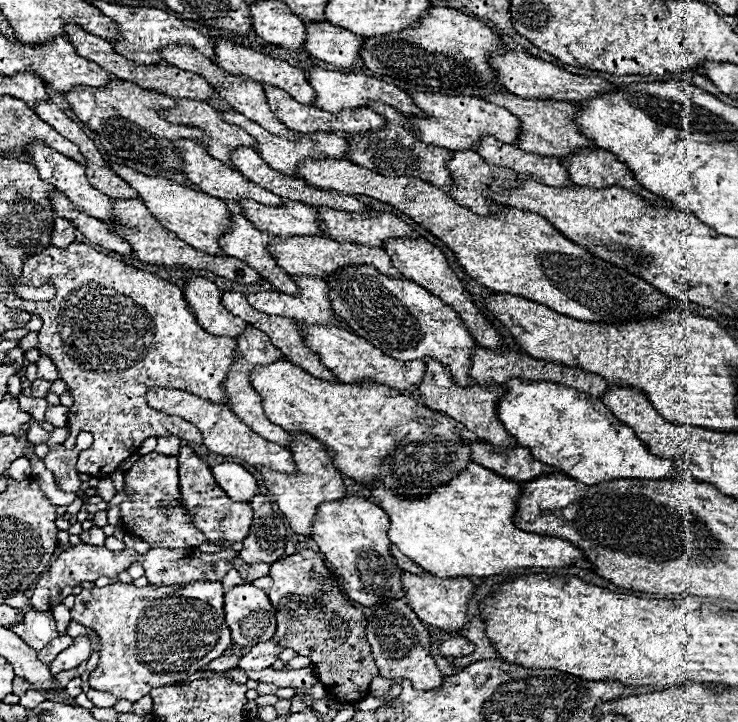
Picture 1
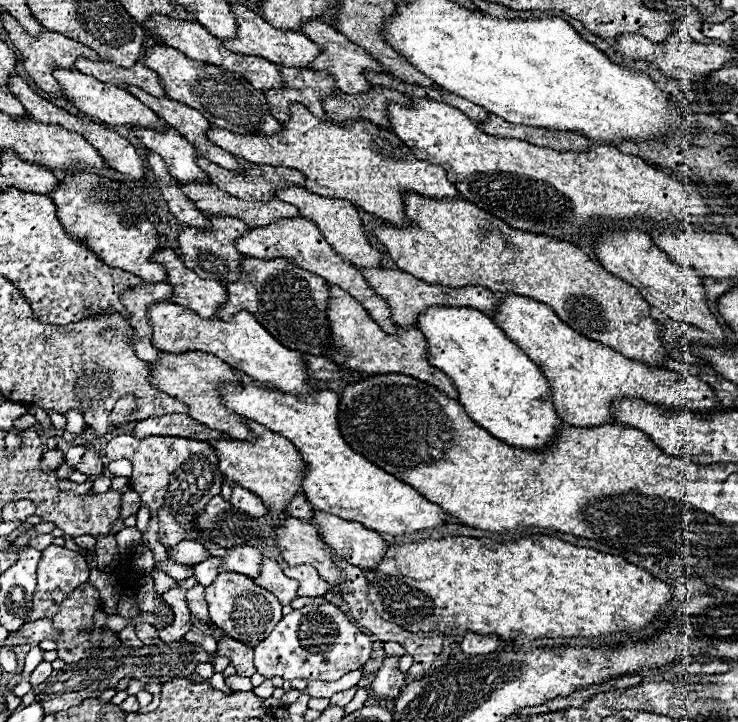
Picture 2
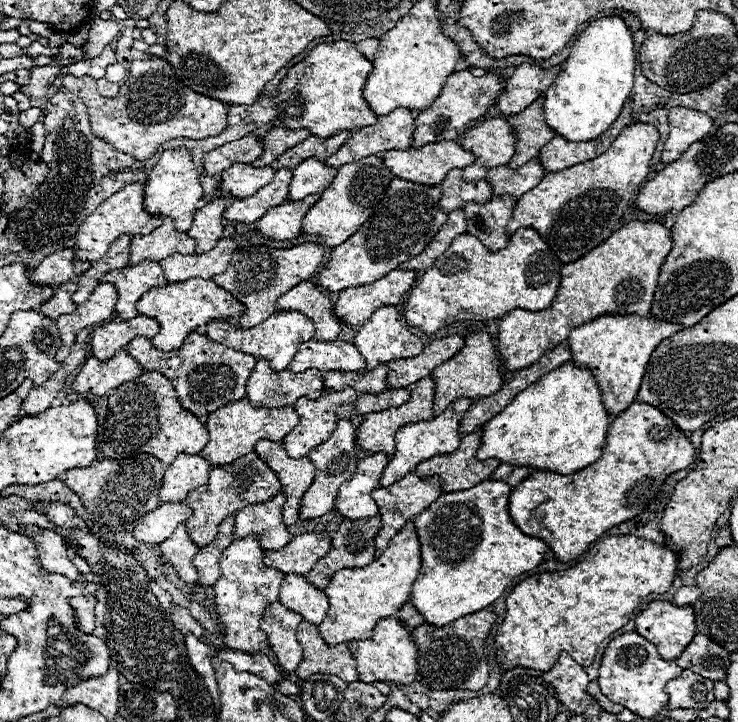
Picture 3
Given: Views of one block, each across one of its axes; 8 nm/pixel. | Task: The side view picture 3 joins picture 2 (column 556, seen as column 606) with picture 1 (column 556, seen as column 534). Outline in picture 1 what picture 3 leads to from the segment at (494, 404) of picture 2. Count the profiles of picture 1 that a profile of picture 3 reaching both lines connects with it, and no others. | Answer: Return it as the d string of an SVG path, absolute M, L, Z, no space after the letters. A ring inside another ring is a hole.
M512 378L504 388L506 396L498 402L500 422L516 438L518 446L528 448L542 464L550 464L582 484L600 484L624 478L662 480L676 476L674 464L652 456L634 432L614 418L600 398L546 380L524 382Z

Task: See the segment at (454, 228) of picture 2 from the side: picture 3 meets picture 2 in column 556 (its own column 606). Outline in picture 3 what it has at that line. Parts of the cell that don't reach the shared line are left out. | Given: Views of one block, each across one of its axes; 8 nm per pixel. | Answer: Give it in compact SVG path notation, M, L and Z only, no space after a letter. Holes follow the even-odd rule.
M628 222L596 250L562 268L560 288L546 310L510 310L498 322L498 352L508 370L532 366L544 352L560 346L570 330L602 314L648 316L658 284L658 270L670 252L670 230L658 222Z

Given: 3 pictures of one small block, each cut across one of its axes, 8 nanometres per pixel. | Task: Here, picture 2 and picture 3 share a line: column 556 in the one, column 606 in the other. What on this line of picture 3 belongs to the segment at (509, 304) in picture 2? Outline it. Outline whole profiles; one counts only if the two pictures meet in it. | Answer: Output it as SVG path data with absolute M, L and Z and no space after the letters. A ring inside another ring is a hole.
M628 314L628 316L600 316L600 318L592 320L584 326L574 328L570 332L566 344L572 350L570 362L574 362L580 368L588 368L594 374L594 378L600 386L600 392L602 392L602 404L604 404L606 412L612 414L612 416L618 416L636 400L636 394L638 394L646 364L648 364L652 352L656 350L656 346L664 338L670 338L672 334L676 334L680 330L682 330L682 326L672 326L670 322L660 322L656 318L642 318L642 316L634 316L634 314Z

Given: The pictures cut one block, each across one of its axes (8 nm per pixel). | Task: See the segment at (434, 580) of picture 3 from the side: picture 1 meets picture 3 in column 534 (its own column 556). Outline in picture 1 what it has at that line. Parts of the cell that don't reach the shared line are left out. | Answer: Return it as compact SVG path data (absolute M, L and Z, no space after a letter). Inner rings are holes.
M480 464L466 466L452 482L446 482L444 486L438 486L432 490L432 494L424 494L424 498L404 498L402 494L396 494L394 490L388 490L388 486L382 486L384 482L374 482L370 486L372 498L380 504L382 510L390 516L390 526L386 530L390 542L412 562L422 566L426 572L438 576L438 578L454 578L454 576L494 576L502 574L512 568L530 568L530 566L542 566L542 568L564 568L574 566L584 560L584 554L574 548L570 542L542 536L534 532L522 532L514 526L514 502L520 496L520 484L514 480L506 480L492 470L486 470Z

